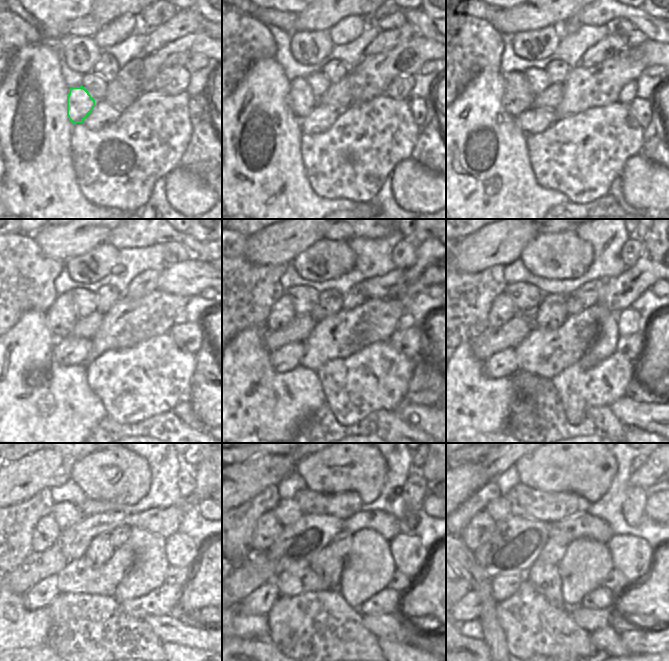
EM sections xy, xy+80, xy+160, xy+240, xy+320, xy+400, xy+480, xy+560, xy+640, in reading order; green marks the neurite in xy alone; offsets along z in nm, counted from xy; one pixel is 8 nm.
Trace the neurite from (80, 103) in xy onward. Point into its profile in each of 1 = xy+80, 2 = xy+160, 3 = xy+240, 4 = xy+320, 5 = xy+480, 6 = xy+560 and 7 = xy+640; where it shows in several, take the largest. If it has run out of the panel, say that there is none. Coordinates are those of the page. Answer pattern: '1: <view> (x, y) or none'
1: xy+80 (300, 98)
2: xy+160 (517, 97)
3: xy+240 (60, 318)
4: xy+320 (282, 313)
5: xy+480 (46, 533)
6: xy+560 (267, 528)
7: xy+640 (481, 527)

